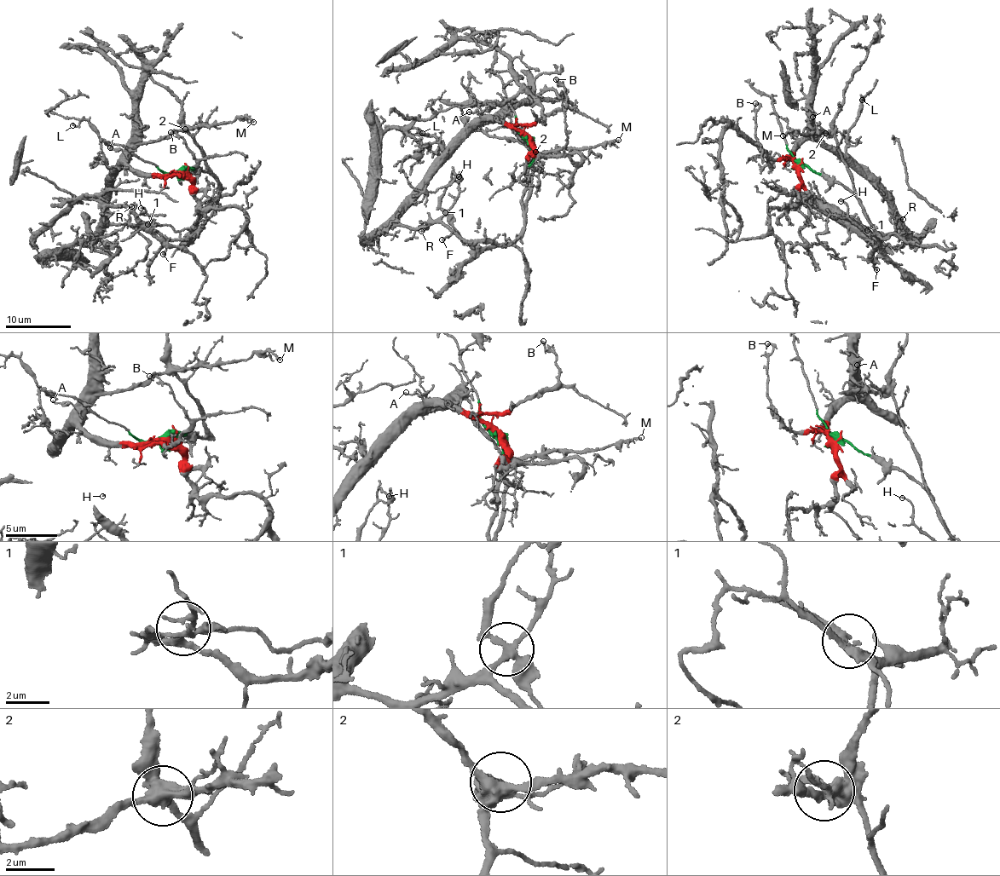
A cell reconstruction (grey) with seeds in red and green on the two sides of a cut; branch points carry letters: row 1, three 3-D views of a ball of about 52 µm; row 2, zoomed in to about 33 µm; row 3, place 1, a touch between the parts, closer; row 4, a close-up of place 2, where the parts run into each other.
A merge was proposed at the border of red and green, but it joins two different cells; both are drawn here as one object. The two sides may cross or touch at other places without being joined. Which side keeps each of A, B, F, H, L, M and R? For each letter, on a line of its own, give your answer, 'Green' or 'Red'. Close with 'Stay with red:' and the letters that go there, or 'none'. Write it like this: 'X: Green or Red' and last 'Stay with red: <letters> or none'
A: Red
B: Red
F: Red
H: Red
L: Red
M: Red
R: Red
Stay with red: A, B, F, H, L, M, R

